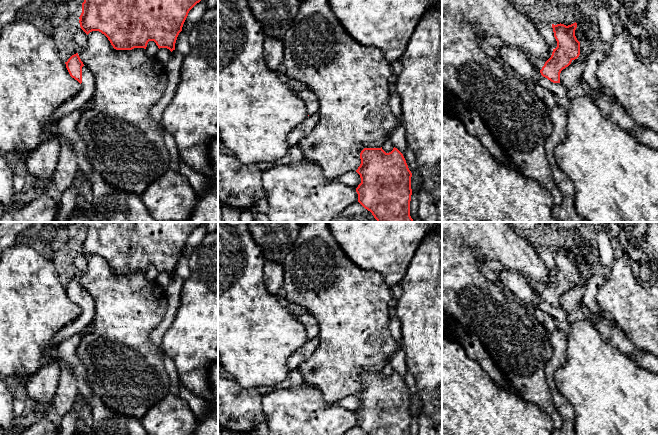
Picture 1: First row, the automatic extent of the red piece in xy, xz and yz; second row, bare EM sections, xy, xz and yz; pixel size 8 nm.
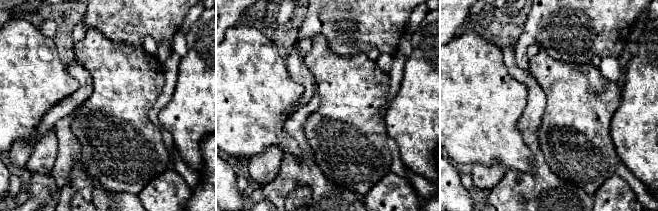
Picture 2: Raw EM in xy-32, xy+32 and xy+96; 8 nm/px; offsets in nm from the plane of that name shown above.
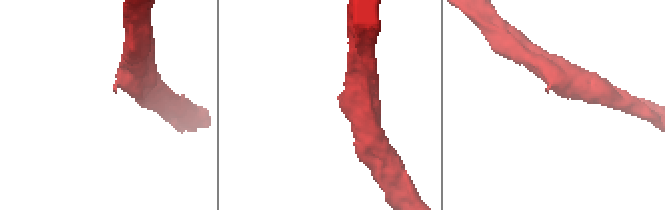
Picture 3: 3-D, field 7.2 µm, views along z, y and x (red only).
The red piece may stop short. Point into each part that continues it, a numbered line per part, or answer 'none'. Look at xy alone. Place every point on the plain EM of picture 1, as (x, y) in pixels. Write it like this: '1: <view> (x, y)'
1: xy (87, 315)

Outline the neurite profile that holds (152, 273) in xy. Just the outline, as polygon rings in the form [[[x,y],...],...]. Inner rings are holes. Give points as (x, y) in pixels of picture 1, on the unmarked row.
[[[149,265],[145,274],[149,281],[155,281],[159,272],[154,265]]]

